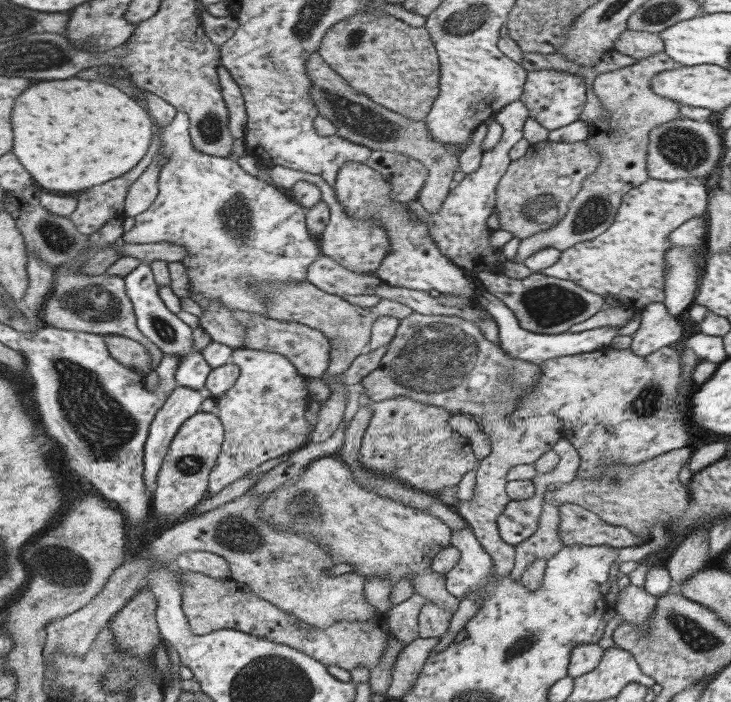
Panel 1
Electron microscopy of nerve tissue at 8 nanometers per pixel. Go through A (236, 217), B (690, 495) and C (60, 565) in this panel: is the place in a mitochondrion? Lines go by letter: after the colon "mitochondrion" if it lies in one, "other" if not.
A: mitochondrion
B: other
C: mitochondrion

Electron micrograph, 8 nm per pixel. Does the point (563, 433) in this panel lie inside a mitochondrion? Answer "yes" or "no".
no

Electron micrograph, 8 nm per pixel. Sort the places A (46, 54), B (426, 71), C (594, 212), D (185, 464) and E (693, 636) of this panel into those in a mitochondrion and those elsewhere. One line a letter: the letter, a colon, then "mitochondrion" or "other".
A: mitochondrion
B: other
C: mitochondrion
D: mitochondrion
E: mitochondrion

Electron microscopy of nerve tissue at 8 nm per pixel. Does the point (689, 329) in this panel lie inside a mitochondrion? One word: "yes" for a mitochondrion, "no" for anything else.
no

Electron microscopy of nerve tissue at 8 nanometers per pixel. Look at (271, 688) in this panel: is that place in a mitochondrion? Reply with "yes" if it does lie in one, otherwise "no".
yes

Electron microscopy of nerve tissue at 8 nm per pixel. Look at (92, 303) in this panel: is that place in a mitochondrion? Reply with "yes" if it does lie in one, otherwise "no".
yes

